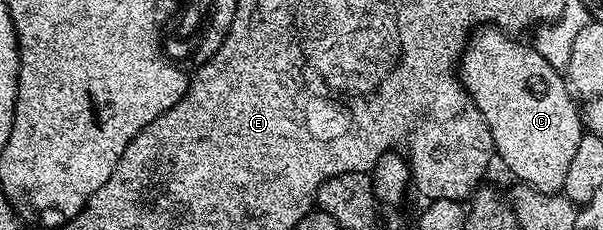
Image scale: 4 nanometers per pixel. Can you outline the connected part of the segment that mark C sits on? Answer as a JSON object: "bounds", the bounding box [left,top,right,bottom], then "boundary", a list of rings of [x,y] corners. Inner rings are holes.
{"bounds":[457,24,585,194],"boundary":[[[494,24],[478,27],[467,39],[467,47],[459,58],[457,73],[469,96],[477,104],[481,116],[485,116],[485,124],[489,124],[498,161],[503,161],[508,172],[516,174],[519,177],[516,179],[522,185],[531,186],[542,194],[558,194],[565,184],[565,172],[569,172],[577,144],[581,144],[583,139],[585,122],[580,107],[579,110],[575,107],[576,99],[564,75],[528,43],[526,46],[515,38],[518,37],[500,30]]]}

